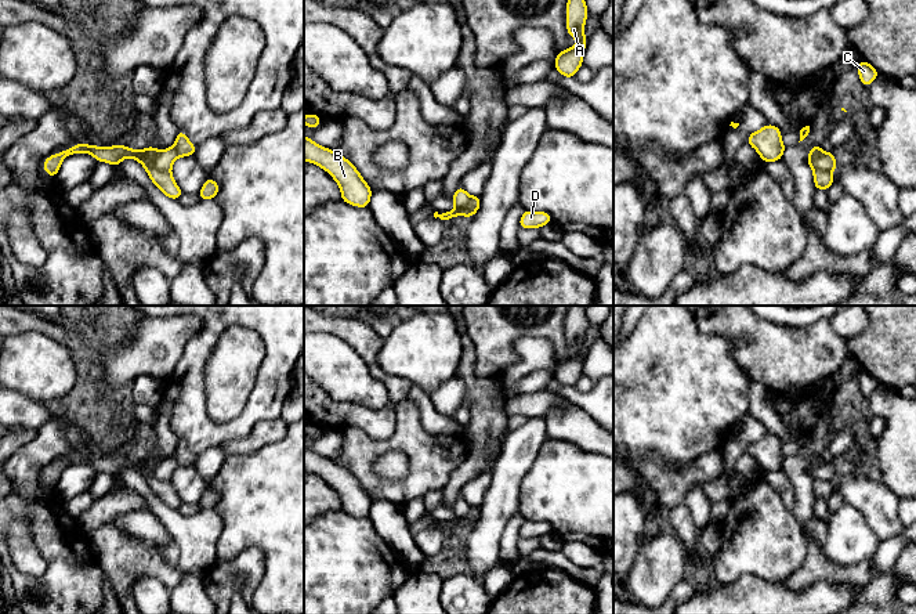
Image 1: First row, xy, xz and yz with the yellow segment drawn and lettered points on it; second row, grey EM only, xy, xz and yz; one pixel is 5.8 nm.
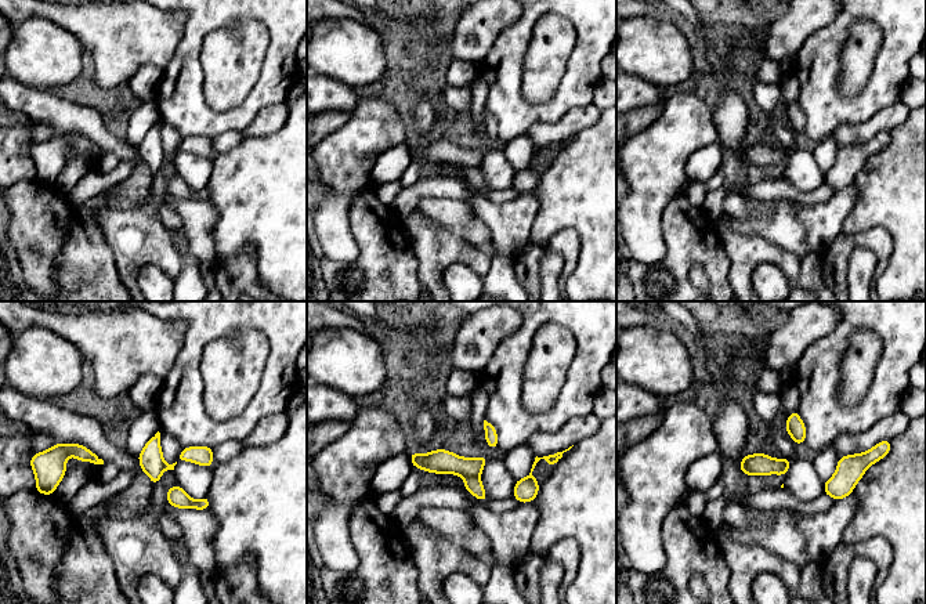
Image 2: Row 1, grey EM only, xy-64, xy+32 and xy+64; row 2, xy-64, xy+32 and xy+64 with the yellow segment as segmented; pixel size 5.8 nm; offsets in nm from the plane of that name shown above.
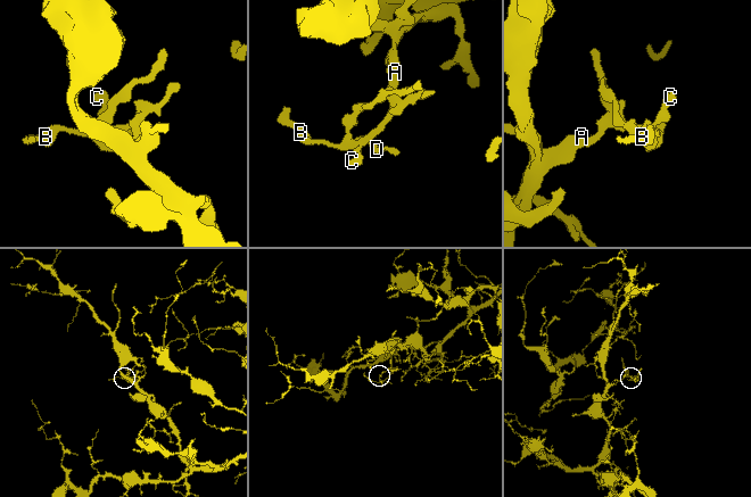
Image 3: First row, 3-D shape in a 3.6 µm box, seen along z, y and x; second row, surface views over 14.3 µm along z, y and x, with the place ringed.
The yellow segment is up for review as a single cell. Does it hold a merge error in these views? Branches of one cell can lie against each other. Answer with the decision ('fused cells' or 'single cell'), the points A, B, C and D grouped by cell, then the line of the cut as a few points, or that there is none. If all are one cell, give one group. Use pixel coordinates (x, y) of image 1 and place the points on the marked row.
fused cells | A B C / D | yz (822, 151), (814, 163), (831, 173)

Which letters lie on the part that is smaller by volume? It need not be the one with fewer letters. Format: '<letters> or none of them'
D

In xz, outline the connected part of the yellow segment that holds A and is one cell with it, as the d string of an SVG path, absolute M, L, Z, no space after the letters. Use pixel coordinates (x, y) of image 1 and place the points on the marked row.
M568 0L566 3L566 30L579 43L557 54L554 68L565 77L575 77L583 65L583 53L587 44L584 36L584 22L589 17L584 0Z

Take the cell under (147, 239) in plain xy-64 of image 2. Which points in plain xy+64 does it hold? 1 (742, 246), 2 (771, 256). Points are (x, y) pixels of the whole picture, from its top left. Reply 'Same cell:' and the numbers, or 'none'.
Same cell: 1, 2

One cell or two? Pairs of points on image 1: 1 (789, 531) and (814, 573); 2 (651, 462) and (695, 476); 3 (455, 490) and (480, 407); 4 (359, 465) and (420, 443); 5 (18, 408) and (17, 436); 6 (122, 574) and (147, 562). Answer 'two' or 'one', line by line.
1: two
2: one
3: one
4: one
5: two
6: one

